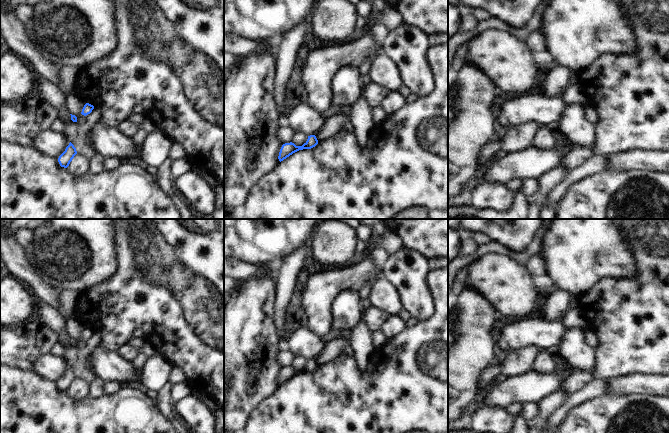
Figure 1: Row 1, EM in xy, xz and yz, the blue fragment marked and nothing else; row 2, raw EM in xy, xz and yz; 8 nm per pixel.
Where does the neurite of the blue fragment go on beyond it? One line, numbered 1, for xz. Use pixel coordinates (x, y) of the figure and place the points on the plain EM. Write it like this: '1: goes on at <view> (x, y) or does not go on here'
1: does not go on here

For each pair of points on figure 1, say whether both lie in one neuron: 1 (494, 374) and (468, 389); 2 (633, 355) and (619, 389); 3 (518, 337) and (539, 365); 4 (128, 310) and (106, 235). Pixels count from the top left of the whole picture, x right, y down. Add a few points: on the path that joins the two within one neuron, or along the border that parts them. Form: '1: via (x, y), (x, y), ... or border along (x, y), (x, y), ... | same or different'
1: border along (489, 364), (481, 372), (476, 396) | different
2: border along (649, 373), (627, 372), (606, 380) | different
3: border along (540, 350), (547, 351) | different
4: border along (116, 247), (117, 271), (99, 285) | different

